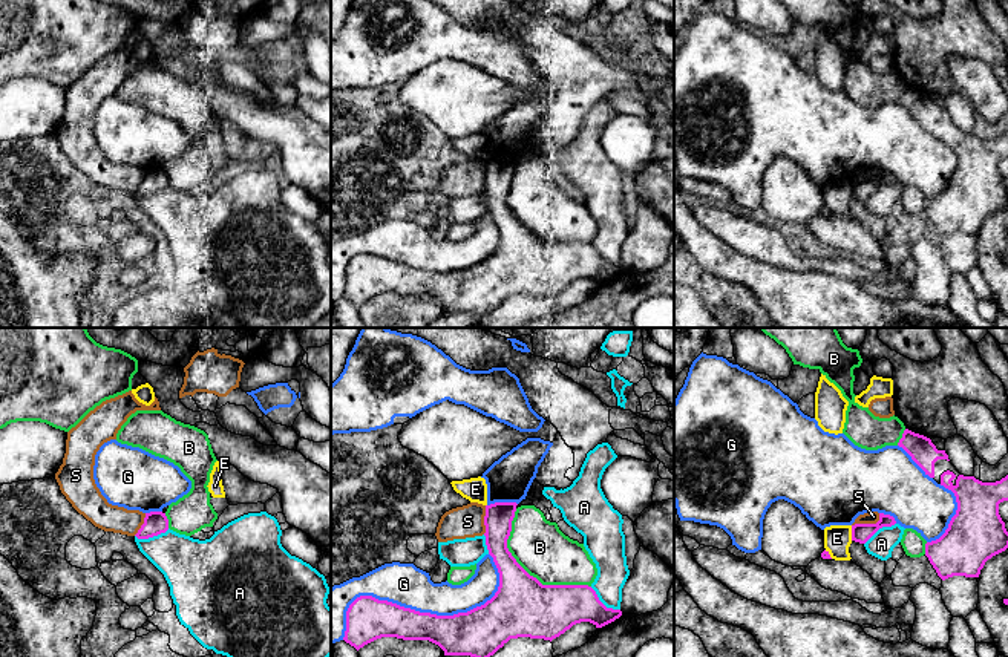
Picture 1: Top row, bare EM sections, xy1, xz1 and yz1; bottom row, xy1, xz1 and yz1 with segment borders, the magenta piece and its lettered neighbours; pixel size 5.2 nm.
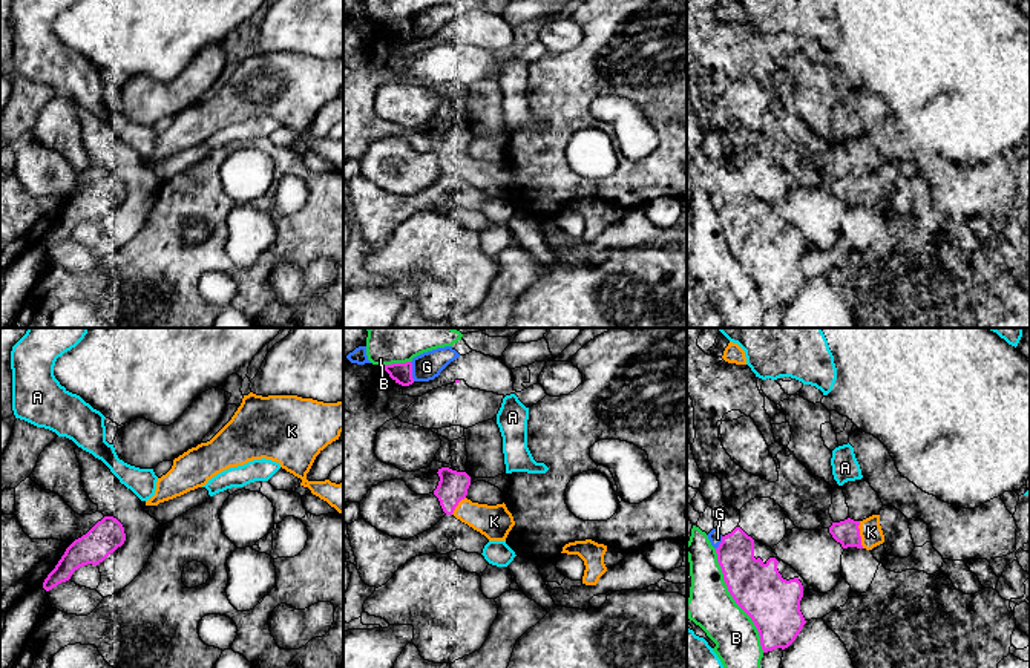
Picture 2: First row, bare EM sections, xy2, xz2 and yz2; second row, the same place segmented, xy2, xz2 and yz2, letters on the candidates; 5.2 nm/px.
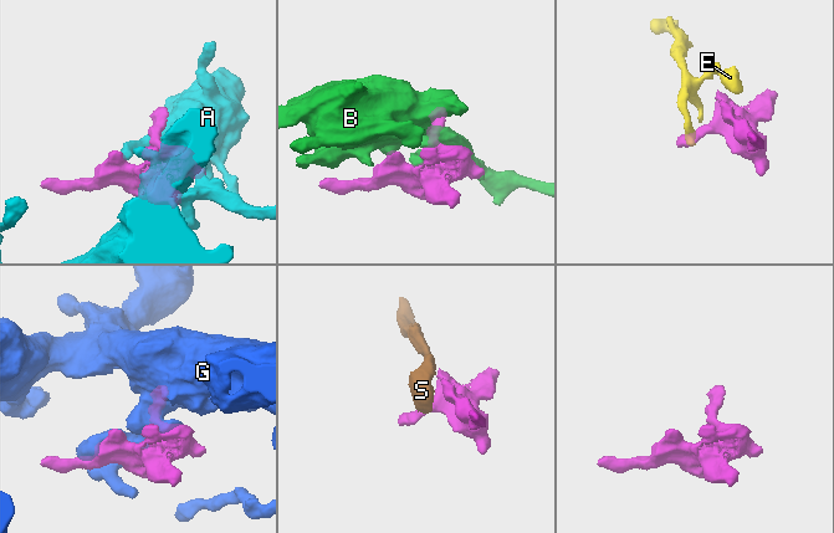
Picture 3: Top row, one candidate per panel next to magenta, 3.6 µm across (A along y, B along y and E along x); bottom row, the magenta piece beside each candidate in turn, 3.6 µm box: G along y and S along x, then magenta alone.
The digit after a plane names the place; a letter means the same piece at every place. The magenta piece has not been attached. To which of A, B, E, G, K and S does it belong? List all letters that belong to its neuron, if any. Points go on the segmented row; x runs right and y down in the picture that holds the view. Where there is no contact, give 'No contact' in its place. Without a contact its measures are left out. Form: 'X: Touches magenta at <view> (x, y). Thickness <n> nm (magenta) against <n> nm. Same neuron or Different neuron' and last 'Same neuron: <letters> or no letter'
A: Touches magenta at xy1 (152, 536). Thickness 130 nm (magenta) against 280 nm. Different neuron
B: Touches magenta at xz1 (526, 572). Thickness 320 nm (magenta) against 280 nm. Different neuron
E: Touches magenta at yz1 (852, 533). Thickness 100 nm (magenta) against 140 nm. Different neuron
G: Touches magenta at xz1 (423, 613). Thickness 220 nm (magenta) against 220 nm. Different neuron
K: Touches magenta at yz2 (859, 535). Thickness 130 nm (magenta) against 120 nm. Same neuron
S: Touches magenta at yz1 (867, 524). Thickness 100 nm (magenta) against 60 nm. Different neuron
Same neuron: K

